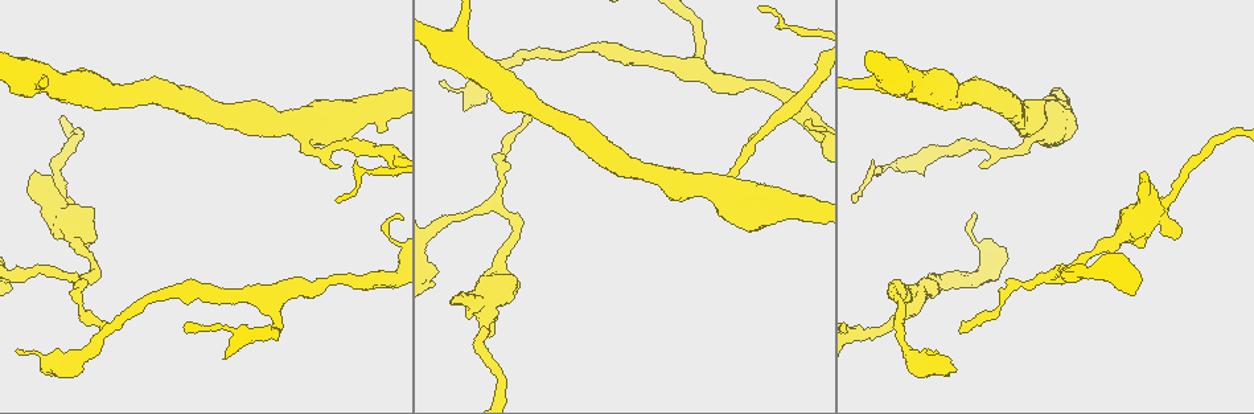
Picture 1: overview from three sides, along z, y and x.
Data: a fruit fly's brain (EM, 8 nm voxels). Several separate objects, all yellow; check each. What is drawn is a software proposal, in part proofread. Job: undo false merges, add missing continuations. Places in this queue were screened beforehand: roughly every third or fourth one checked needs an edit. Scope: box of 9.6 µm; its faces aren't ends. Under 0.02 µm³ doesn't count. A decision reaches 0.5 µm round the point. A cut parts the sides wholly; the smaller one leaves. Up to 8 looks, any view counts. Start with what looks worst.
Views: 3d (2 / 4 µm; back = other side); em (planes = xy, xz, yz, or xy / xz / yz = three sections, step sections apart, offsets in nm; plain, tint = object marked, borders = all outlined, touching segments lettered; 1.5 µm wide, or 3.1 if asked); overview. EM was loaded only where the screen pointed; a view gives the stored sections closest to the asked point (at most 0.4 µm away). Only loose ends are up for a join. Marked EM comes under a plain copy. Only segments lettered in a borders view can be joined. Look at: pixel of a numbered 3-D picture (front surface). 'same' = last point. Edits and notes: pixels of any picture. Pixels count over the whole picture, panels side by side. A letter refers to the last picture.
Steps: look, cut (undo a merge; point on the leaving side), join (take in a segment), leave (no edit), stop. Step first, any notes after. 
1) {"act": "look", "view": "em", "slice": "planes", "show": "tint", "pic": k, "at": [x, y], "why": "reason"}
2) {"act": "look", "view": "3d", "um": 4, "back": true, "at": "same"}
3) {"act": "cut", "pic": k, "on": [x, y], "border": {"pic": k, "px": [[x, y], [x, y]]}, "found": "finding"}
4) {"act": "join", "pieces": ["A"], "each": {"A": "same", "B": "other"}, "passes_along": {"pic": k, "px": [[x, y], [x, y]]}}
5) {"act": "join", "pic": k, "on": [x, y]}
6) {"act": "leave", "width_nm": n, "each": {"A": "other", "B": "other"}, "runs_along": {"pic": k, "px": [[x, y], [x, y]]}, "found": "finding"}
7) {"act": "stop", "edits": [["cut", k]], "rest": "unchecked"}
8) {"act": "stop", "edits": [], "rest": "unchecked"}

{"act": "look", "view": "em", "slice": "planes", "show": "borders", "pic": 1, "at": [442, 81]}

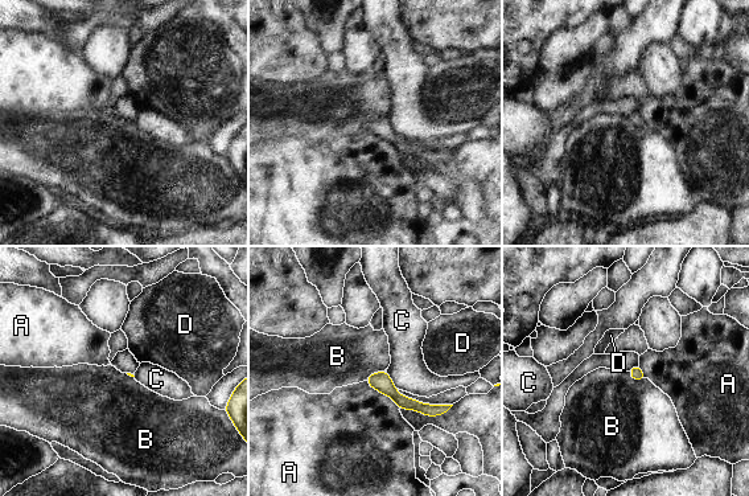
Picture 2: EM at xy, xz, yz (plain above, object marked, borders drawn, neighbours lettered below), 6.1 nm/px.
{"act": "leave", "each": {"A": "other", "B": "other", "C": "other", "D": "other"}, "runs_along": {"pic": 2, "px": [[370, 378], [403, 402], [444, 408]]}, "found": "none of them fits"}

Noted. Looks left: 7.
{"act": "look", "view": "em", "slice": "planes", "show": "borders", "pic": 1, "at": [306, 135], "why": "sudden change in width"}

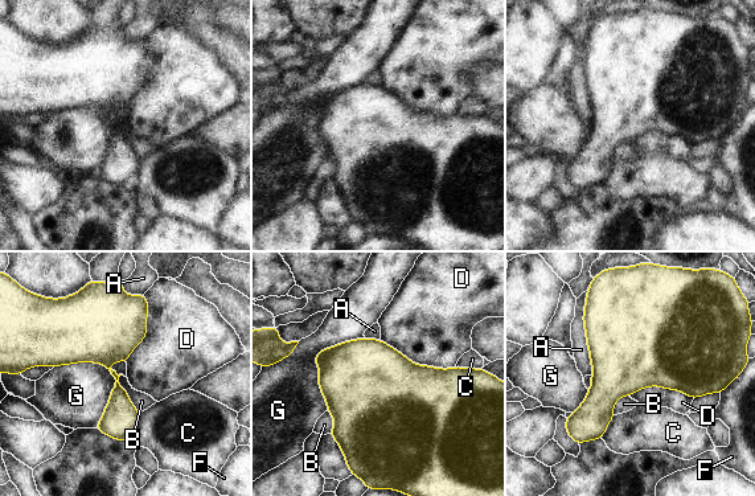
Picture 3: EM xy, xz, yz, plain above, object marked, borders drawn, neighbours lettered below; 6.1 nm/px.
{"act": "leave", "longest_contact_nm": ["D", 500], "each": {"A": "other", "B": "other", "C": "other", "D": "other", "F": "other", "G": "other"}, "found": "all the same neuron"}

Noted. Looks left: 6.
{"act": "look", "view": "em", "slice": "planes", "show": "tint", "pic": 1, "at": [580, 51]}

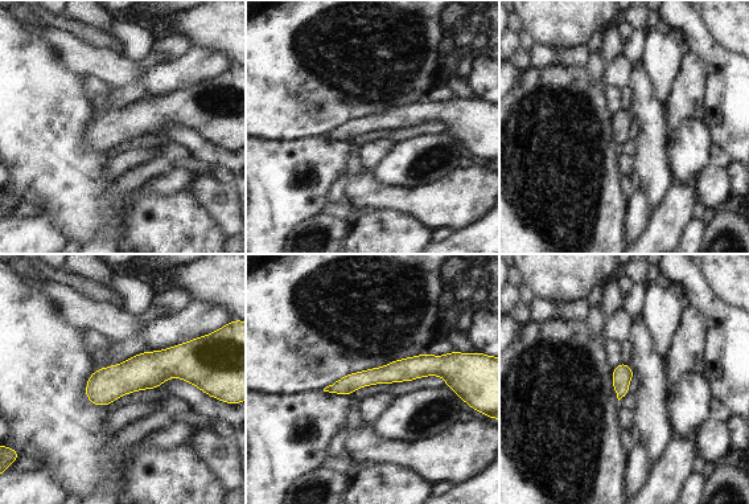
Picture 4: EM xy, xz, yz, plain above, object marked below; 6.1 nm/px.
{"act": "look", "view": "em", "slice": "planes", "show": "borders", "at": "same"}

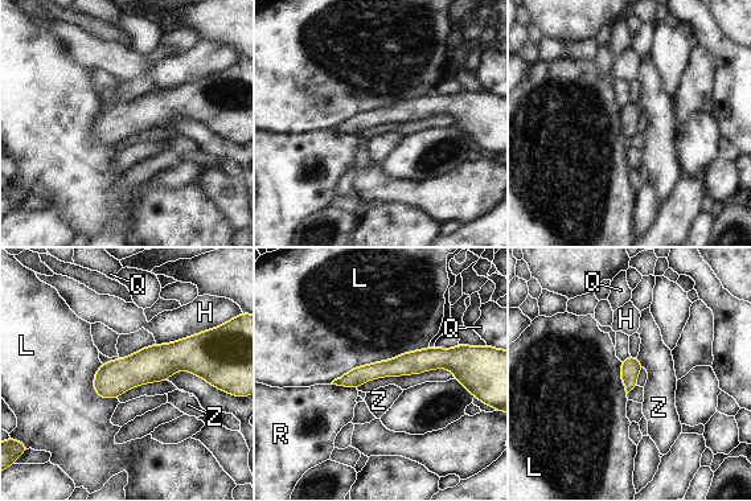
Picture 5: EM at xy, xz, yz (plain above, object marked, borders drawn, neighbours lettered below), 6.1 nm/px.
{"act": "leave", "width_nm": 120, "each": {"H": "other", "L": "other", "Q": "other", "R": "other", "Z": "other"}, "found": "all the same neuron"}

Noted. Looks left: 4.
{"act": "stop", "edits": [], "rest": "unchecked"}

